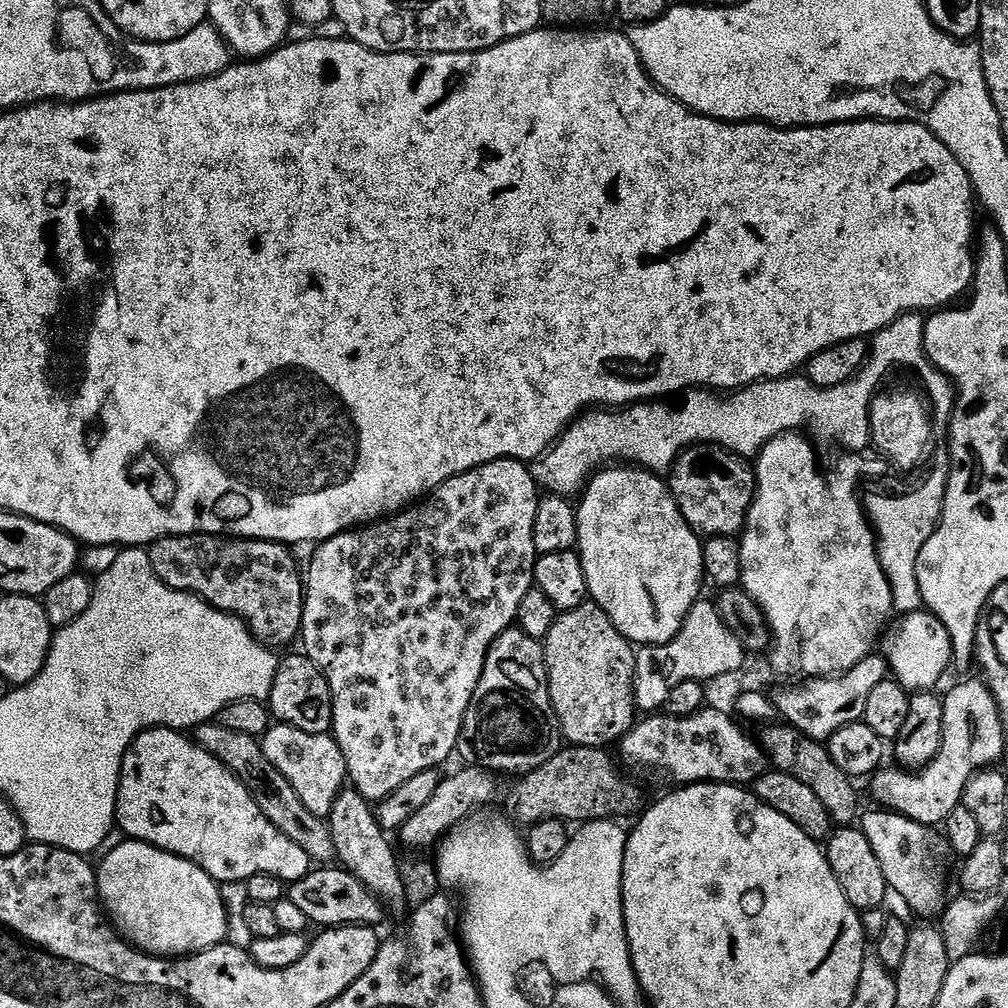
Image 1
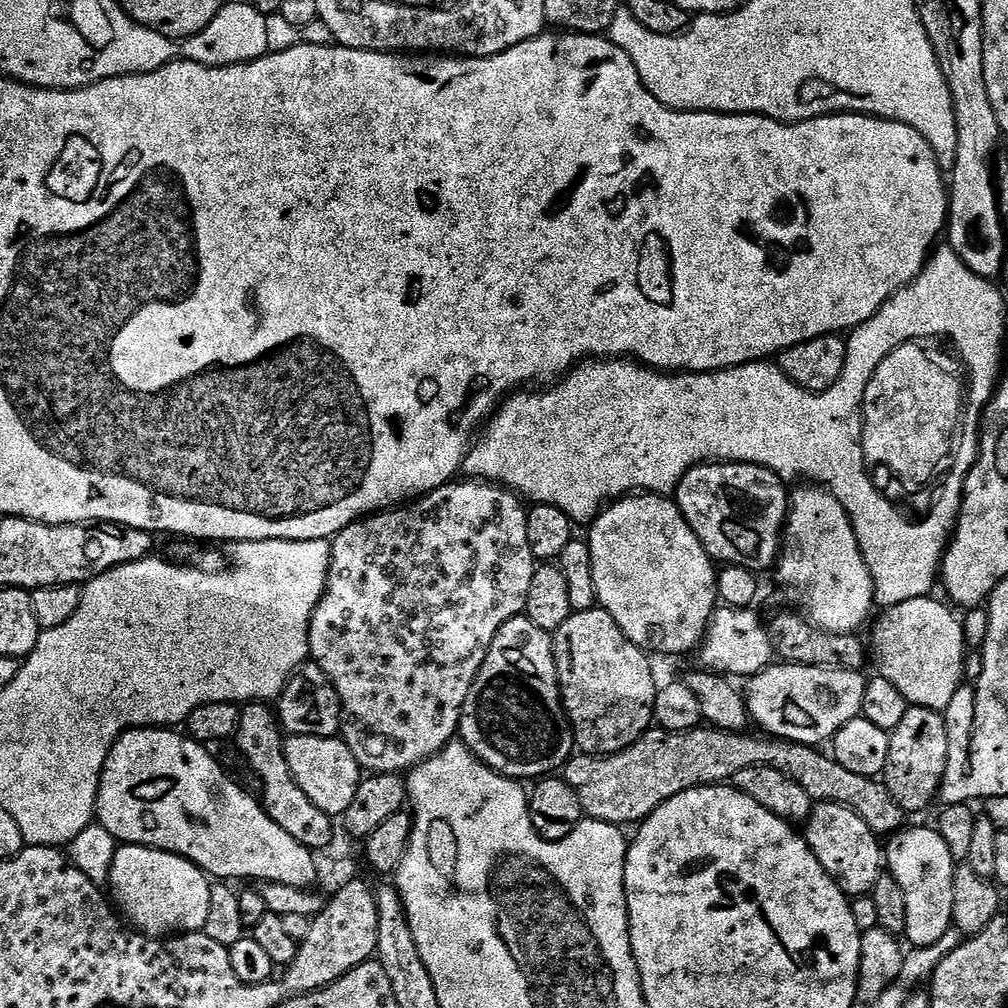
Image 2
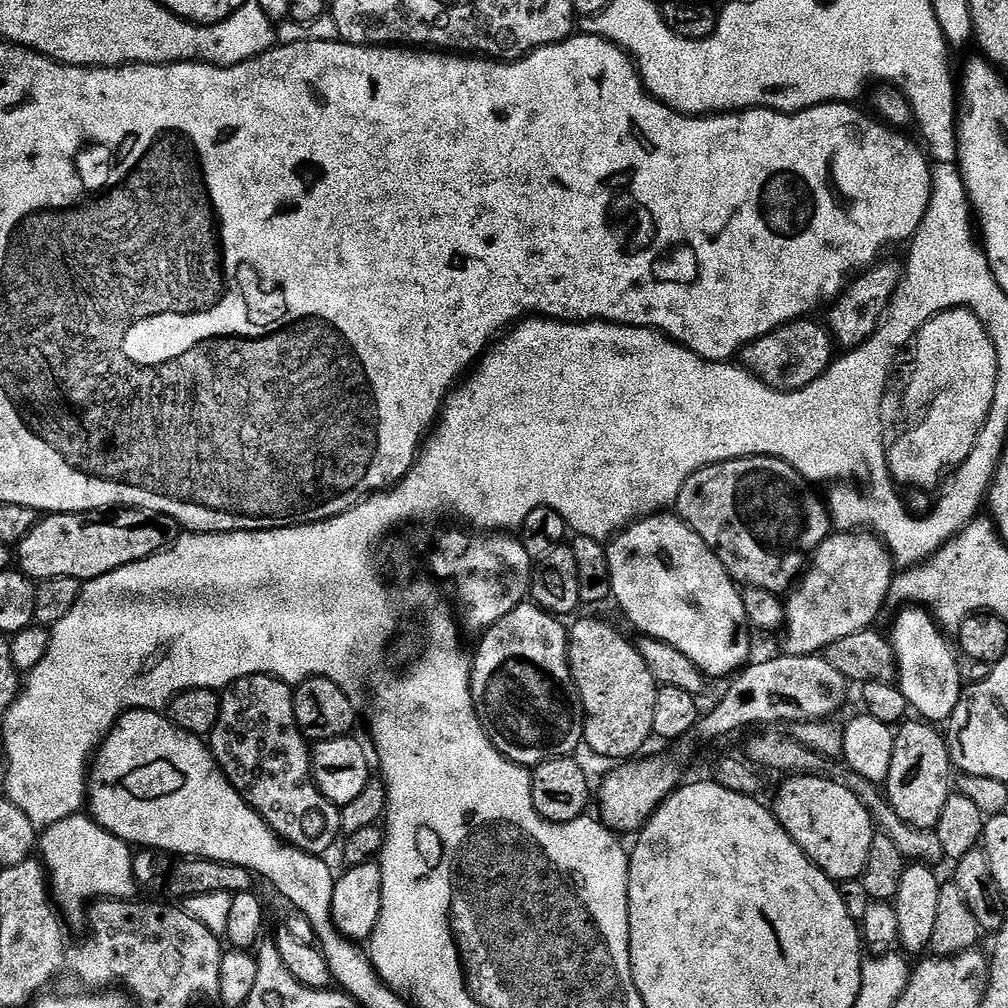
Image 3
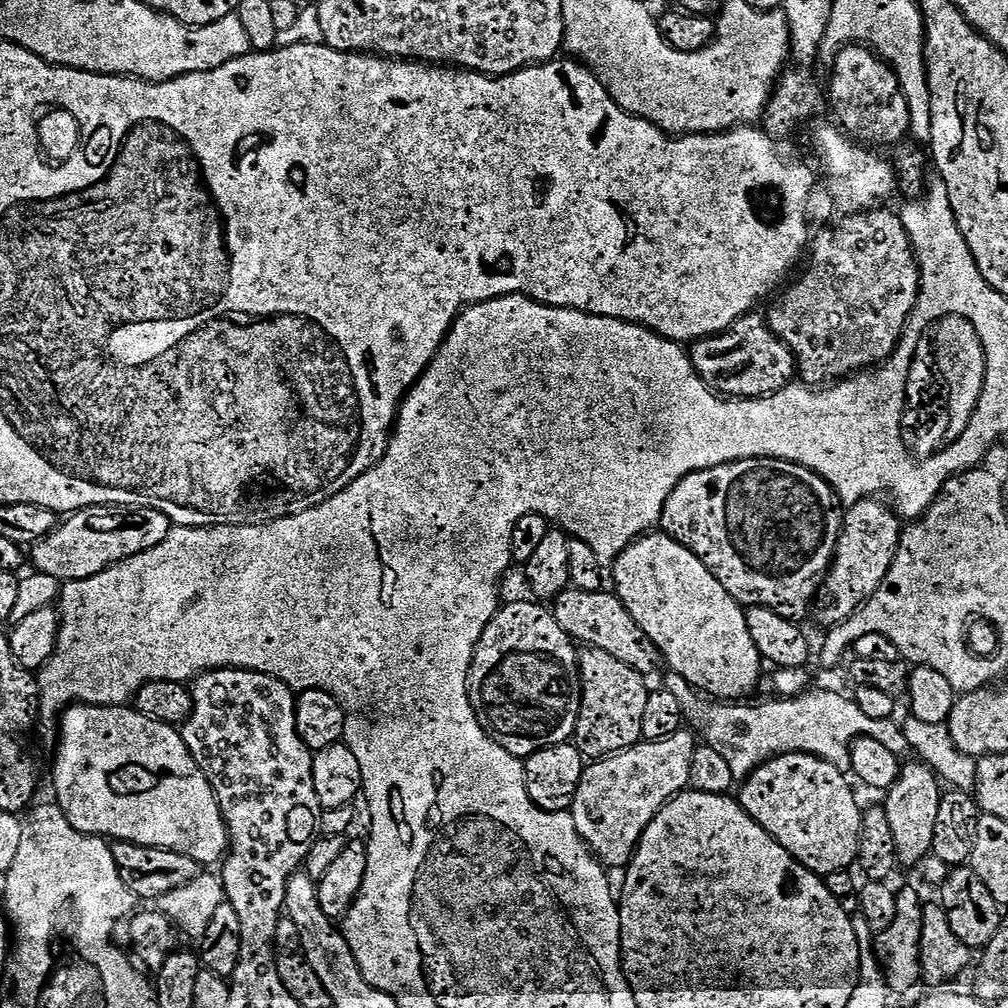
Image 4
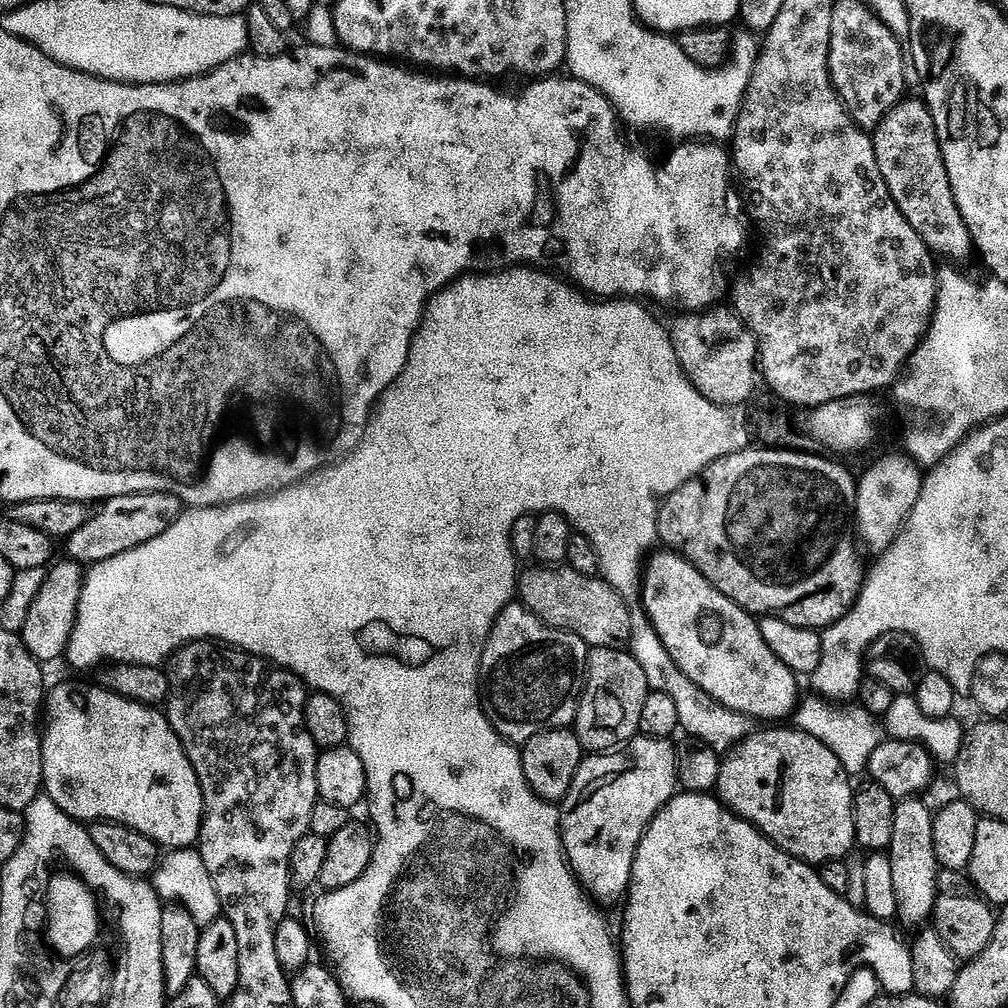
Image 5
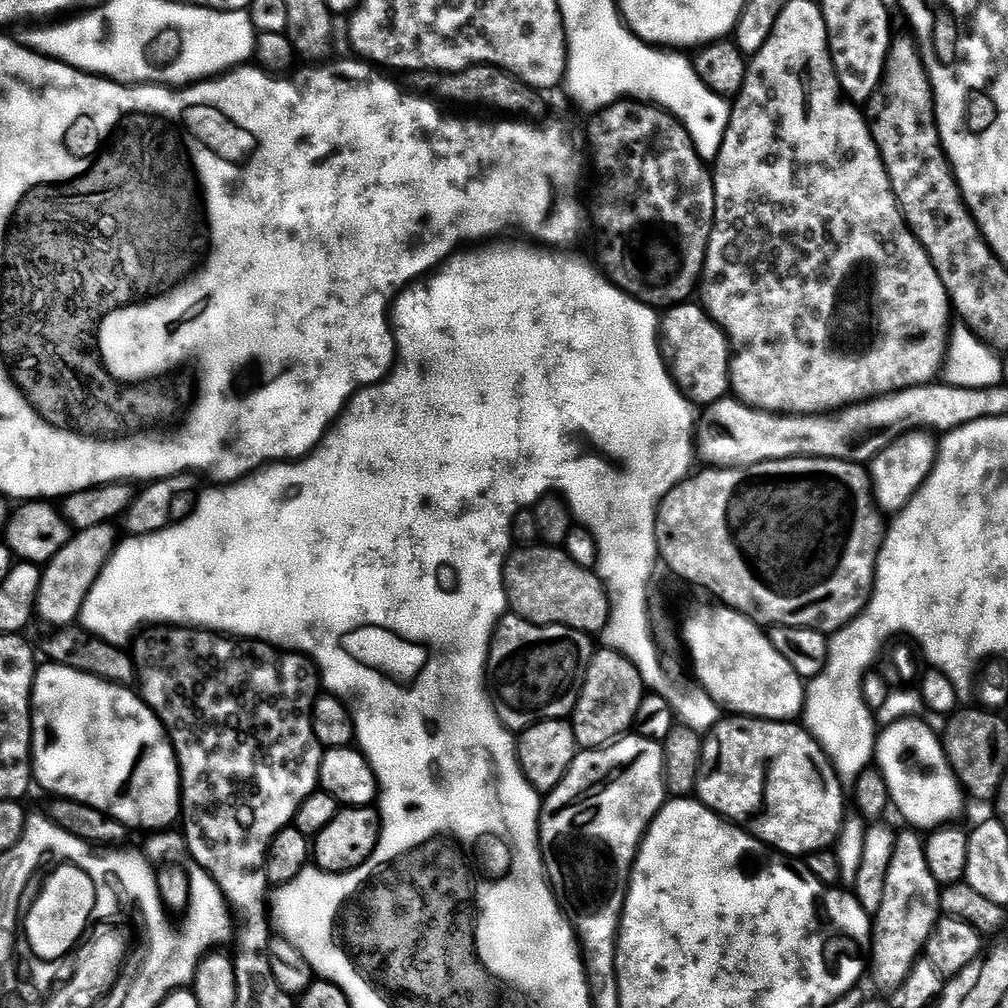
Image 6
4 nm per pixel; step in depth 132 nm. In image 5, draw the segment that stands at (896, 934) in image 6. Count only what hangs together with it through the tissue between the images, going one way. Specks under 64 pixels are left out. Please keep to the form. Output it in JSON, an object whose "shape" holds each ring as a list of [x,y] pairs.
{"shape":[[[904,798],[896,805],[894,818],[894,838],[890,855],[894,870],[894,898],[898,898],[896,915],[899,923],[908,928],[919,929],[933,919],[938,903],[938,891],[942,869],[934,854],[934,830],[932,829],[933,809],[916,800]]]}

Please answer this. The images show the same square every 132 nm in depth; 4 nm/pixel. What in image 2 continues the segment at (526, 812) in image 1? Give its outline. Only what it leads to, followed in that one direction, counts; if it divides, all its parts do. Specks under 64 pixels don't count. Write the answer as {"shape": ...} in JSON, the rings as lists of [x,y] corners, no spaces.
{"shape":[[[656,726],[645,732],[642,738],[638,738],[638,742],[612,756],[573,755],[562,769],[562,779],[578,794],[585,817],[625,826],[624,824],[635,825],[637,822],[643,822],[658,806],[678,794],[689,792],[692,788],[723,785],[731,781],[732,776],[738,774],[738,770],[746,770],[749,766],[770,766],[774,770],[782,770],[786,778],[794,778],[794,782],[798,782],[798,786],[802,786],[802,790],[806,790],[806,794],[810,794],[813,801],[841,804],[854,810],[858,818],[862,818],[862,822],[866,822],[866,826],[870,826],[870,830],[876,833],[877,837],[888,838],[905,827],[904,809],[879,779],[846,770],[846,766],[839,764],[831,755],[823,756],[819,747],[796,744],[792,740],[765,738],[763,735],[748,735],[744,732],[724,732],[711,726],[697,726],[686,732],[668,732]]]}

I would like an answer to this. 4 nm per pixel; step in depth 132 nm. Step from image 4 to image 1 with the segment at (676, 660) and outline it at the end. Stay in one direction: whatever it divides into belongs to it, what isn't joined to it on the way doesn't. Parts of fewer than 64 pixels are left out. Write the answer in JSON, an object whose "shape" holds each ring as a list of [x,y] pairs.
{"shape":[[[608,466],[600,471],[597,471],[589,479],[582,495],[579,497],[579,500],[581,499],[580,504],[578,500],[578,507],[576,508],[576,521],[578,522],[578,538],[576,543],[578,545],[580,561],[582,562],[582,570],[586,570],[586,586],[588,587],[591,603],[599,606],[610,618],[610,622],[614,622],[617,630],[625,638],[632,641],[633,645],[655,646],[665,644],[679,634],[686,622],[686,618],[690,614],[690,610],[696,605],[696,601],[701,599],[702,592],[700,592],[700,587],[705,587],[706,584],[704,563],[702,562],[704,545],[701,537],[688,525],[682,510],[677,506],[675,498],[672,497],[671,488],[657,473],[650,472],[648,469],[639,466]]]}

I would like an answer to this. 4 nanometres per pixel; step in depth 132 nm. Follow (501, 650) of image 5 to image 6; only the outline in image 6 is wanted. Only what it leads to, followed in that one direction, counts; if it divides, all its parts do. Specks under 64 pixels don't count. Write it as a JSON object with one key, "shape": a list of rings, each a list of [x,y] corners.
{"shape":[[[519,618],[513,621],[509,632],[507,623],[496,625],[488,648],[486,680],[498,718],[513,733],[519,734],[543,720],[571,717],[592,661],[594,645],[589,633],[570,626],[538,626]]]}

